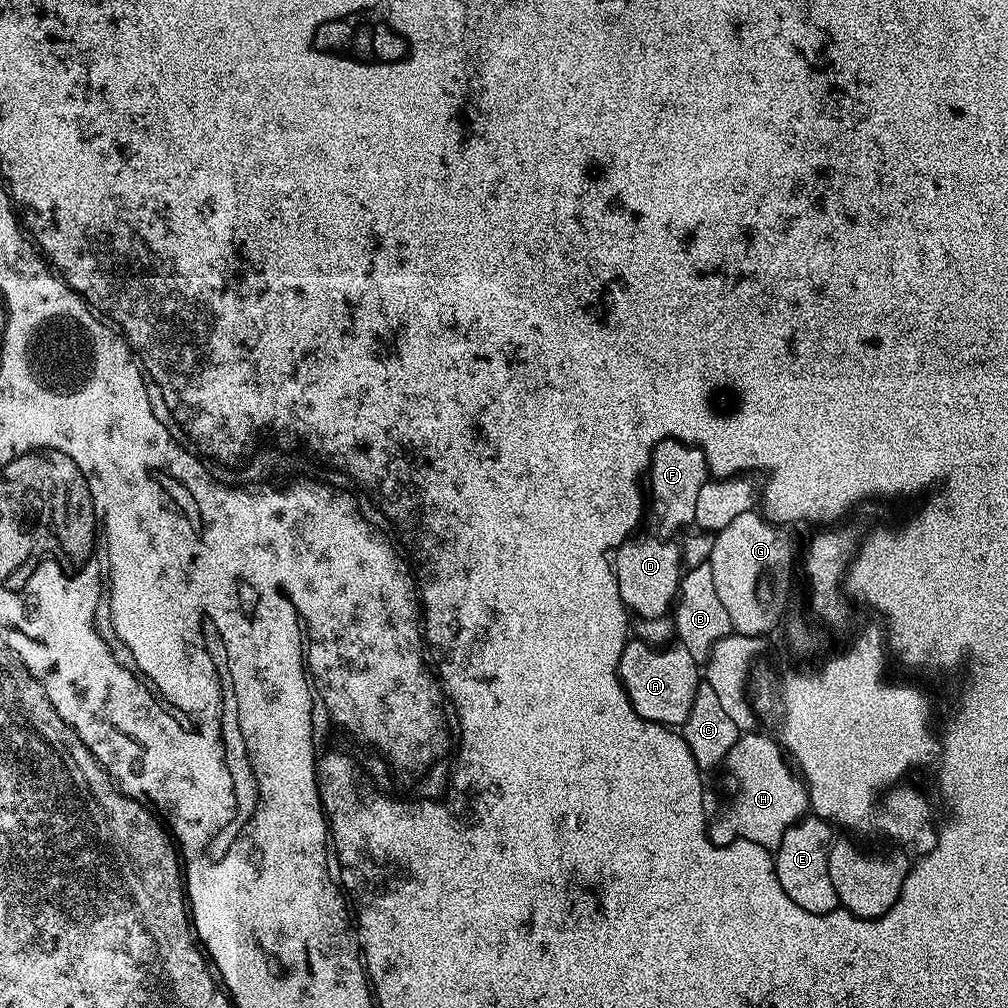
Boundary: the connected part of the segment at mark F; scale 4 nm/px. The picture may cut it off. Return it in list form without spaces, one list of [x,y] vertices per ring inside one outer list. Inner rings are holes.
[[[659,440],[652,448],[652,456],[648,460],[646,492],[652,495],[652,512],[660,519],[659,535],[664,538],[675,537],[679,528],[696,520],[698,493],[702,486],[710,479],[708,473],[709,457],[705,456],[701,448],[694,448],[691,444],[683,444],[680,440]]]

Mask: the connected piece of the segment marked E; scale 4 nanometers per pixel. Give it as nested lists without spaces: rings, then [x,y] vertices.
[[[815,814],[805,815],[793,828],[786,830],[782,842],[774,850],[778,882],[782,882],[782,890],[795,902],[797,908],[807,909],[808,900],[815,911],[837,911],[838,901],[836,891],[830,882],[828,869],[828,854],[834,843],[833,825]]]

